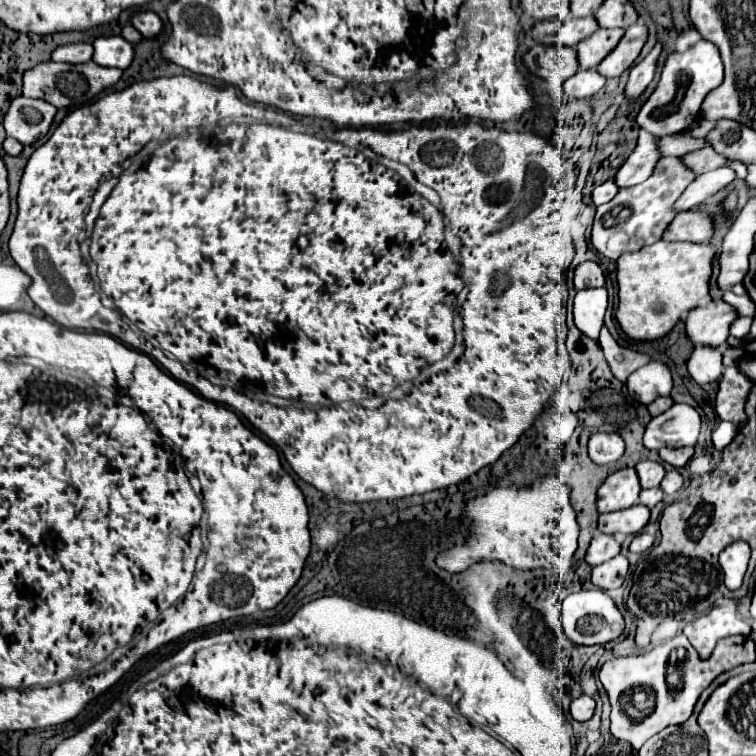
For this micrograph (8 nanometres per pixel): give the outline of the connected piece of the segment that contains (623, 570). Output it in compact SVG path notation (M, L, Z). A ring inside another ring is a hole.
M618 554L616 558L592 570L592 582L602 590L610 590L610 588L622 586L626 574L628 574L628 560L622 554Z

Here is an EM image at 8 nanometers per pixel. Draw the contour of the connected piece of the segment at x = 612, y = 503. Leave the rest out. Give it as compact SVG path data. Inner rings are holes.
M622 468L606 478L598 488L596 508L600 514L624 510L628 506L638 504L640 482L634 468Z

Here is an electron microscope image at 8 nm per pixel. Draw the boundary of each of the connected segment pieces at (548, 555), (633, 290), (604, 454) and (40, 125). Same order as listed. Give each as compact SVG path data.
M556 476L542 478L532 488L496 488L482 498L470 500L464 514L472 520L472 534L462 546L440 554L438 564L444 570L462 572L478 560L496 560L496 552L500 552L504 562L520 570L564 568L568 572L578 546L578 524L570 506L570 488Z
M656 242L638 252L626 252L616 260L618 310L616 320L622 332L632 340L658 340L666 336L676 322L684 321L690 310L708 298L708 280L712 274L714 248L692 242Z
M596 432L590 436L588 454L594 464L612 464L624 454L624 440L620 434Z
M18 96L12 100L4 116L6 134L16 138L20 144L32 144L48 134L54 114L56 108L50 102Z

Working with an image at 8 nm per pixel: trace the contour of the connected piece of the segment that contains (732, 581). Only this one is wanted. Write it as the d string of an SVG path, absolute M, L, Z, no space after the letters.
M734 542L720 552L720 566L724 570L724 584L730 590L740 588L748 558L750 558L750 546L746 542Z

